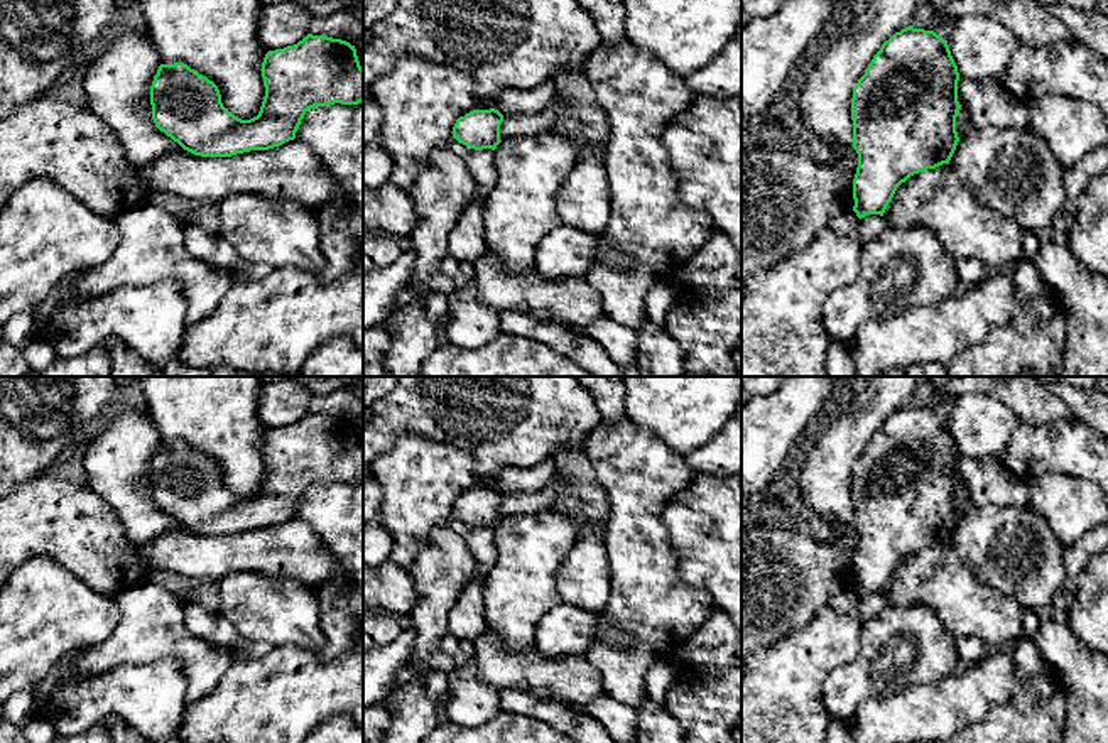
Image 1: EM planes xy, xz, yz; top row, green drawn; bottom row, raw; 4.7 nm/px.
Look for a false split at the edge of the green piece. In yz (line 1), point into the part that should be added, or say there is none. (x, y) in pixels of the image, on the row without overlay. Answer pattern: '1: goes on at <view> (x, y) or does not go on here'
1: does not go on here

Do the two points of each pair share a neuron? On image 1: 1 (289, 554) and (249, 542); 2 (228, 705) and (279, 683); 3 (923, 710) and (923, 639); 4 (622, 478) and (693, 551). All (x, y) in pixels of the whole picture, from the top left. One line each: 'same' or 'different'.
1: same
2: same
3: different
4: different

